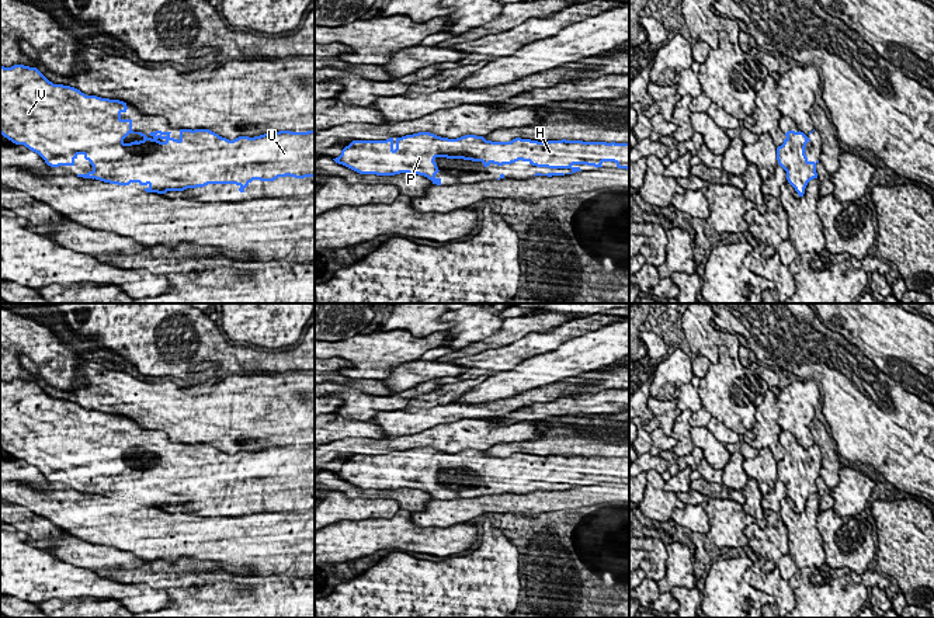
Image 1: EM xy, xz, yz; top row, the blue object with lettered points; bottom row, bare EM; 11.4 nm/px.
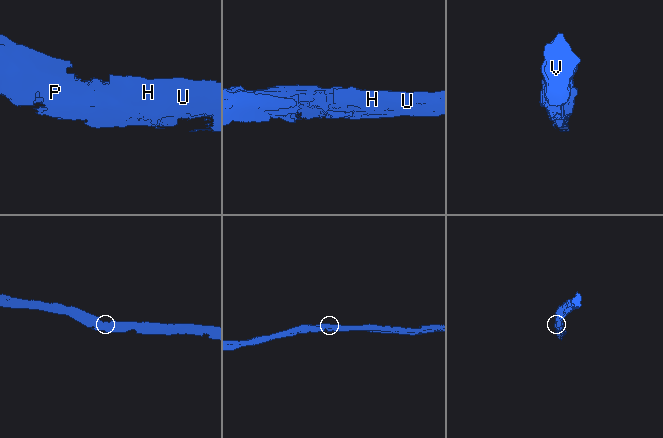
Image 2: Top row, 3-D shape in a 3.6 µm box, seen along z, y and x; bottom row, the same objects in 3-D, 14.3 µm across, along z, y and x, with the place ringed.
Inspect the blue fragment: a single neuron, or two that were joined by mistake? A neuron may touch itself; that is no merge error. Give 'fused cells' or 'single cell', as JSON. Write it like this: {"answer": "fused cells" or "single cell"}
{"answer": "single cell"}

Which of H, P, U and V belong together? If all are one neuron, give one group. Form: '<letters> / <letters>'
H P U V

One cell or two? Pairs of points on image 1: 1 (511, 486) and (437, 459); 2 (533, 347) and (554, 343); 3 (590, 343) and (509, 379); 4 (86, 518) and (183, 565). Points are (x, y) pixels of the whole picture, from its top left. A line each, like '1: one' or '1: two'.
1: one
2: one
3: one
4: two

